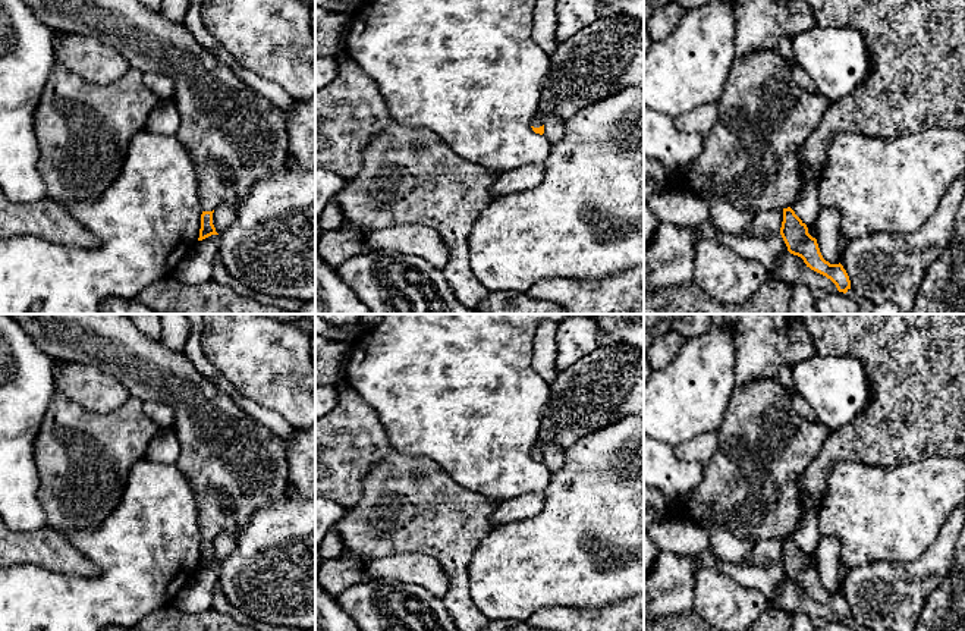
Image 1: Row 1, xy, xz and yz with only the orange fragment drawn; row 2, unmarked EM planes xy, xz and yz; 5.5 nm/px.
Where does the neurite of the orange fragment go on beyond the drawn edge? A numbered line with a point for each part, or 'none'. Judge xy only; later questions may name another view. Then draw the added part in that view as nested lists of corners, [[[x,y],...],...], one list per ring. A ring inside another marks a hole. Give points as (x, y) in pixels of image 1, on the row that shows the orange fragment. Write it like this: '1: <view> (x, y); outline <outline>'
1: xy (235, 137); outline [[[23,0],[41,22],[57,32],[95,37],[122,53],[133,69],[173,79],[173,103],[180,116],[175,135],[197,169],[202,211],[221,204],[238,208],[251,188],[292,161],[285,113],[241,81],[201,45],[185,23],[169,21],[139,0]]]

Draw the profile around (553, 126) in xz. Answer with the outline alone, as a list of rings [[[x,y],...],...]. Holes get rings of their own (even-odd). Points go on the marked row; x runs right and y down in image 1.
[[[546,116],[544,117],[544,136],[550,142],[550,145],[554,145],[563,138],[565,134],[565,122],[557,116]]]

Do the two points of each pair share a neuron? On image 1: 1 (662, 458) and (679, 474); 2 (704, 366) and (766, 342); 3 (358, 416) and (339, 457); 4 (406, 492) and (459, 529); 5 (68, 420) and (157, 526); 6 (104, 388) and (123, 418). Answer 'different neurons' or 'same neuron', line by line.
1: same neuron
2: different neurons
3: same neuron
4: same neuron
5: different neurons
6: different neurons

